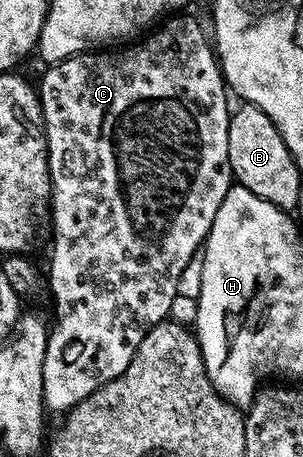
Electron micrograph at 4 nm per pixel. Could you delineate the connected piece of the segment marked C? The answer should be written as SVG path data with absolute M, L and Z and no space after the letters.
M188 16L182 17L181 20L172 19L176 18L165 19L159 27L149 31L139 42L132 42L115 50L82 52L78 56L59 60L47 69L48 73L41 78L40 84L38 83L40 109L44 112L44 136L48 139L49 172L52 175L50 201L52 257L48 260L46 288L52 291L52 300L56 303L56 321L51 321L50 324L46 358L42 370L44 407L49 413L67 414L75 404L94 394L94 390L118 378L118 374L122 374L122 370L130 366L142 338L146 338L146 334L153 326L169 319L171 312L168 311L176 300L176 287L179 286L188 263L192 259L193 261L197 259L204 239L208 236L210 226L214 222L214 214L218 214L218 206L222 206L222 198L226 198L234 183L228 157L230 92L224 83L220 61L210 43L206 28L204 33L203 26Z

